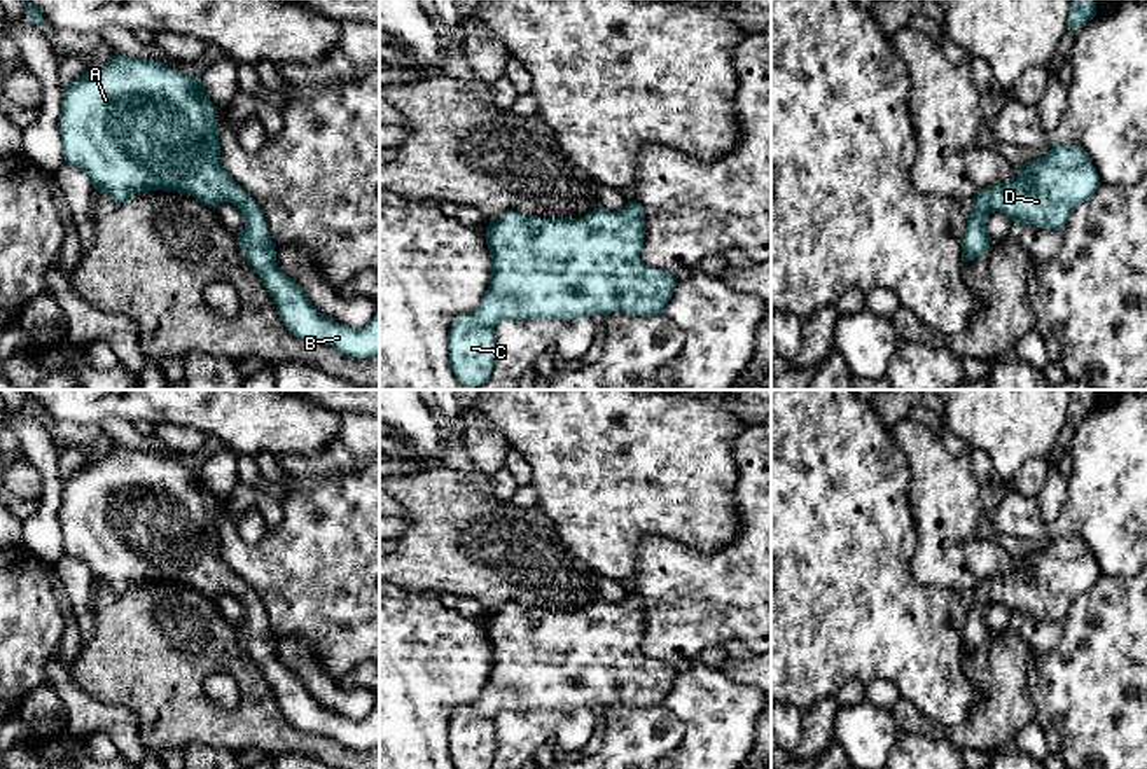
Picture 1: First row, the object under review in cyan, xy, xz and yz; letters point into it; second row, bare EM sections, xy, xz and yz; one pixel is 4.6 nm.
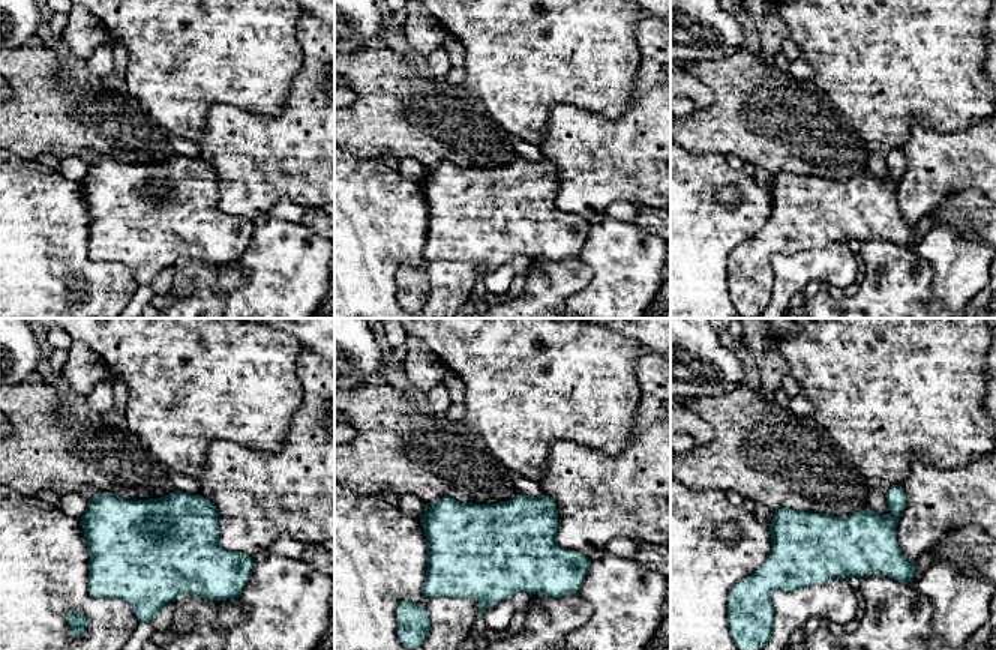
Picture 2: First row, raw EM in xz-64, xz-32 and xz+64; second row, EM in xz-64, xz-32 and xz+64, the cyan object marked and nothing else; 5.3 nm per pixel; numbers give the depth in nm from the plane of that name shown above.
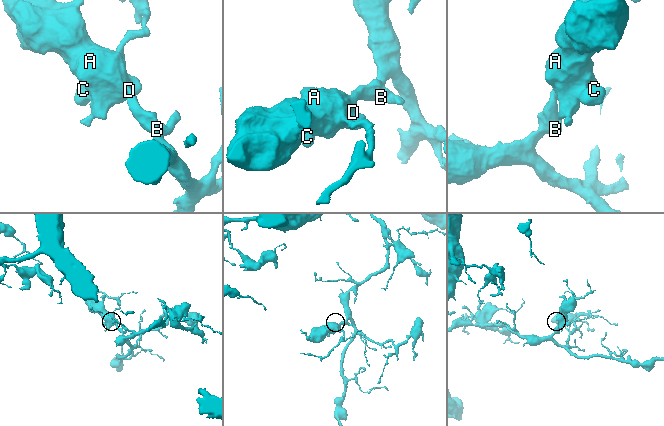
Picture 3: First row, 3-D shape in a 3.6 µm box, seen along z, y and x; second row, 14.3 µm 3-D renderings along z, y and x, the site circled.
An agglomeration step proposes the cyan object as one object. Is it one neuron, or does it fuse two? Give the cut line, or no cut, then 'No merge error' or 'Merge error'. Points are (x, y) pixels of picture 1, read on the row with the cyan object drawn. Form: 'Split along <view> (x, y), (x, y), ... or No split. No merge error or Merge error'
No split. No merge error

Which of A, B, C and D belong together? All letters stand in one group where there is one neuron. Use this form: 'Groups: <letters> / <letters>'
Groups: A B C D

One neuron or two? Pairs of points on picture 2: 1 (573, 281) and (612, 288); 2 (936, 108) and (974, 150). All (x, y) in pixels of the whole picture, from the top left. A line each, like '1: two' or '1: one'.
1: two
2: two

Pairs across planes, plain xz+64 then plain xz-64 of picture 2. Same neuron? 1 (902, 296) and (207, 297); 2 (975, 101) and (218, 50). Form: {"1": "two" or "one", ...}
{"1": "one", "2": "one"}

